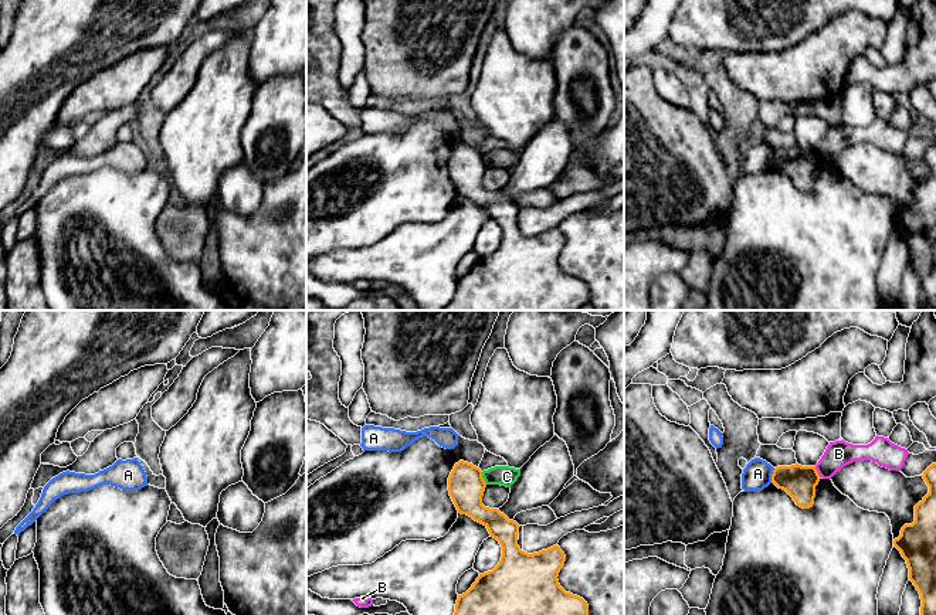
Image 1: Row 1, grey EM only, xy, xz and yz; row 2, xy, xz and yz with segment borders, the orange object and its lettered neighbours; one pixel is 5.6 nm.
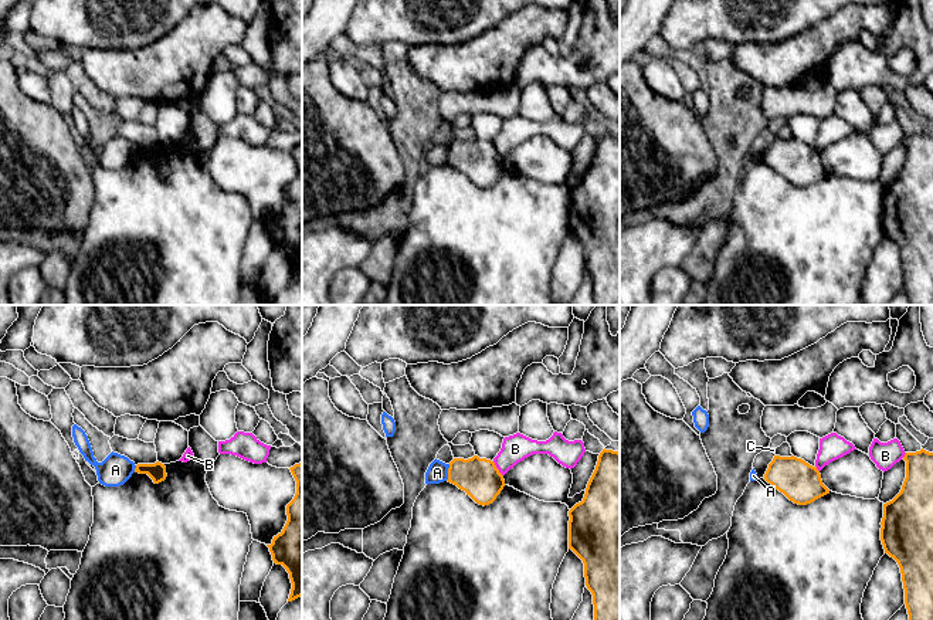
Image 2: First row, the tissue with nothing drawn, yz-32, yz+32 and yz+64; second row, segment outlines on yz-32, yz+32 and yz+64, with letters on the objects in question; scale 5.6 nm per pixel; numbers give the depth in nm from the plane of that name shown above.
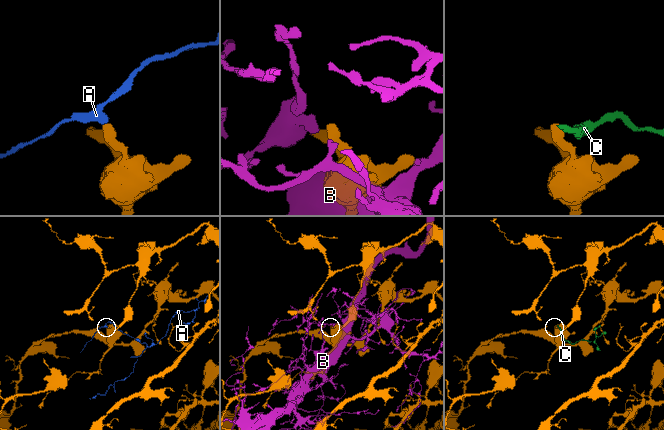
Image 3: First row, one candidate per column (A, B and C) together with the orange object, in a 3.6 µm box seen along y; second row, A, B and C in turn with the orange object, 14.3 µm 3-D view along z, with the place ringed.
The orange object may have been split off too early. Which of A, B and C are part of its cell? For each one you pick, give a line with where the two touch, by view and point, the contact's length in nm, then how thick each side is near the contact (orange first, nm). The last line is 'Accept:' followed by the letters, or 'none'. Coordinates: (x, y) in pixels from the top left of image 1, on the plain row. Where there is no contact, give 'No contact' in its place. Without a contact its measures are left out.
Accept: none

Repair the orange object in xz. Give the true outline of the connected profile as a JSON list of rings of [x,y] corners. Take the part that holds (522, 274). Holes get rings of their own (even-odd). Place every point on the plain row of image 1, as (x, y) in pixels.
[[[464,143],[455,146],[448,160],[450,179],[458,196],[484,207],[491,220],[499,224],[502,239],[492,254],[479,256],[472,269],[458,278],[455,295],[442,310],[580,310],[589,303],[589,288],[559,266],[557,259],[566,244],[564,235],[559,228],[533,237],[522,234],[518,228],[520,208],[498,191],[482,187],[485,170],[479,150]]]

